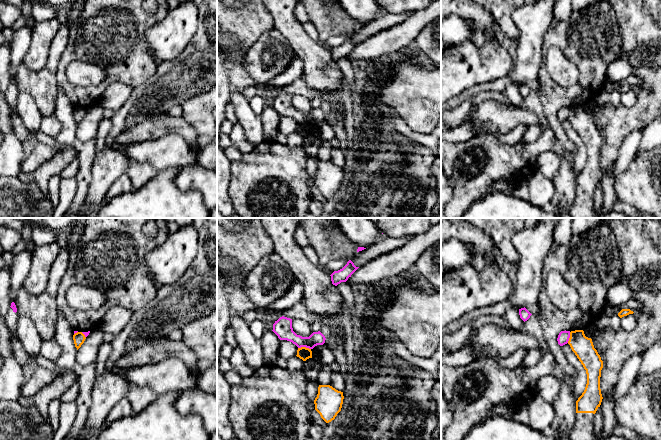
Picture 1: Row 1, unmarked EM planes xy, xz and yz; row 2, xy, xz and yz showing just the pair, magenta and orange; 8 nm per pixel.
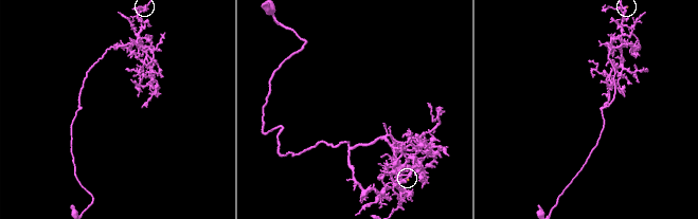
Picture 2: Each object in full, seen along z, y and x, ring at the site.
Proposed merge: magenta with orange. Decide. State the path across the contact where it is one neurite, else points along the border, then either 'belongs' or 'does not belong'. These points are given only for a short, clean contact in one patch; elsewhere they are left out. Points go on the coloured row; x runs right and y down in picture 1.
along xz (298, 347), (308, 347), (310, 349) | does not belong

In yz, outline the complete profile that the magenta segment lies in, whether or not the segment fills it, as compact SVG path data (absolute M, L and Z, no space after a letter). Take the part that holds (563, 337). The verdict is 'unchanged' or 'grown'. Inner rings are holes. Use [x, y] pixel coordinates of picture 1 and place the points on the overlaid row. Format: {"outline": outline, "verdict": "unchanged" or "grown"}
{"outline": "M561 331L558 335L557 341L560 346L563 346L568 343L570 338L570 331Z", "verdict": "unchanged"}

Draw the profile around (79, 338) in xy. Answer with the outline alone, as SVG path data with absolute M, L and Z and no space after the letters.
M77 332L73 335L74 344L75 344L75 347L77 348L77 350L84 343L85 339L86 339L86 337L82 332Z

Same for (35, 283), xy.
M56 242L35 246L32 251L30 270L22 288L32 295L41 294L47 287L51 266L60 251Z

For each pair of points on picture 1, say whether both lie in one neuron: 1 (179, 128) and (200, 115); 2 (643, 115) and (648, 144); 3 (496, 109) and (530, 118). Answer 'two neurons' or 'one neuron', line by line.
1: two neurons
2: two neurons
3: one neuron

